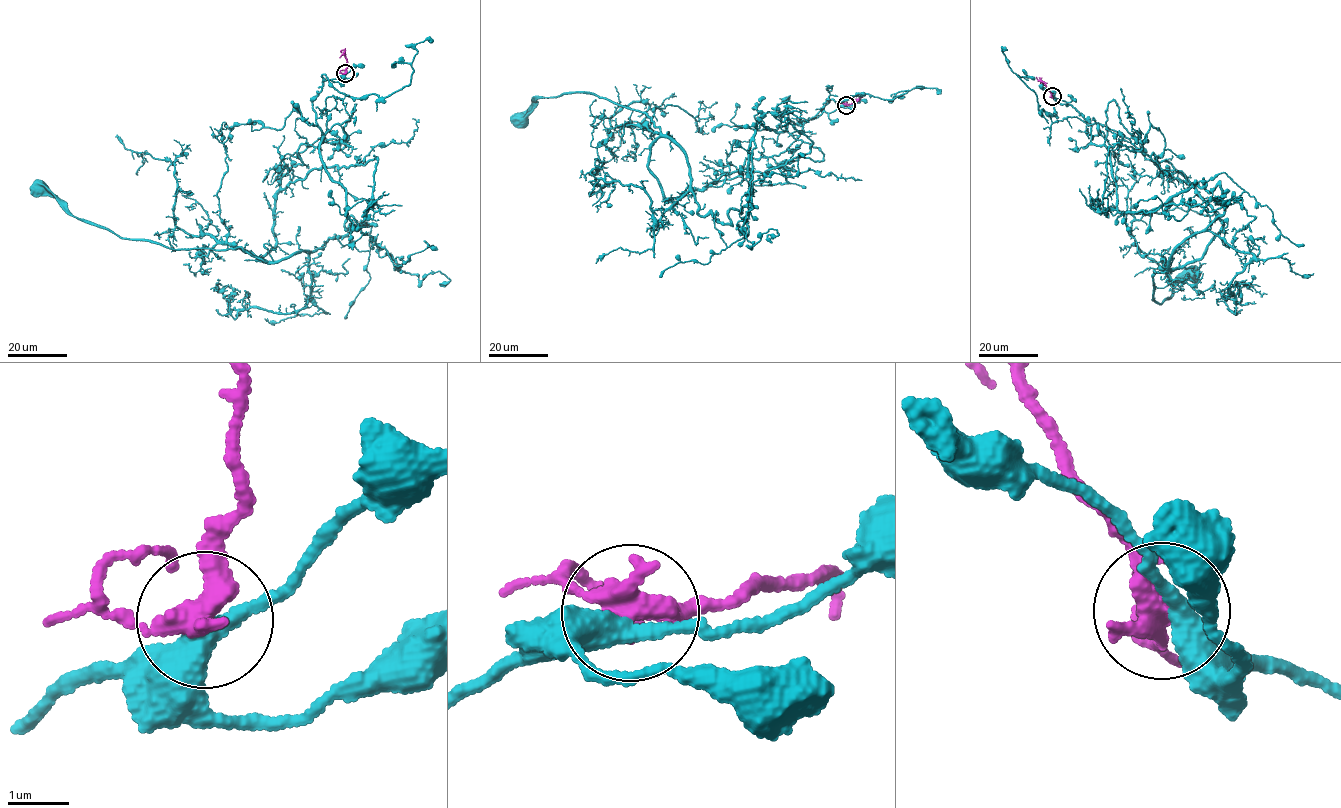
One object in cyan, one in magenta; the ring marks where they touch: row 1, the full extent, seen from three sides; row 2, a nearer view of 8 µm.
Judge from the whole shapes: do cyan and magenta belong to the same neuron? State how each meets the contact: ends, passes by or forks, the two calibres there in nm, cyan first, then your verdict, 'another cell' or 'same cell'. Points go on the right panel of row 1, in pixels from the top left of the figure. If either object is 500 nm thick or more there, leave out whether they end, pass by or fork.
cyan passes by | magenta passes by | 360/360 nm | another cell

